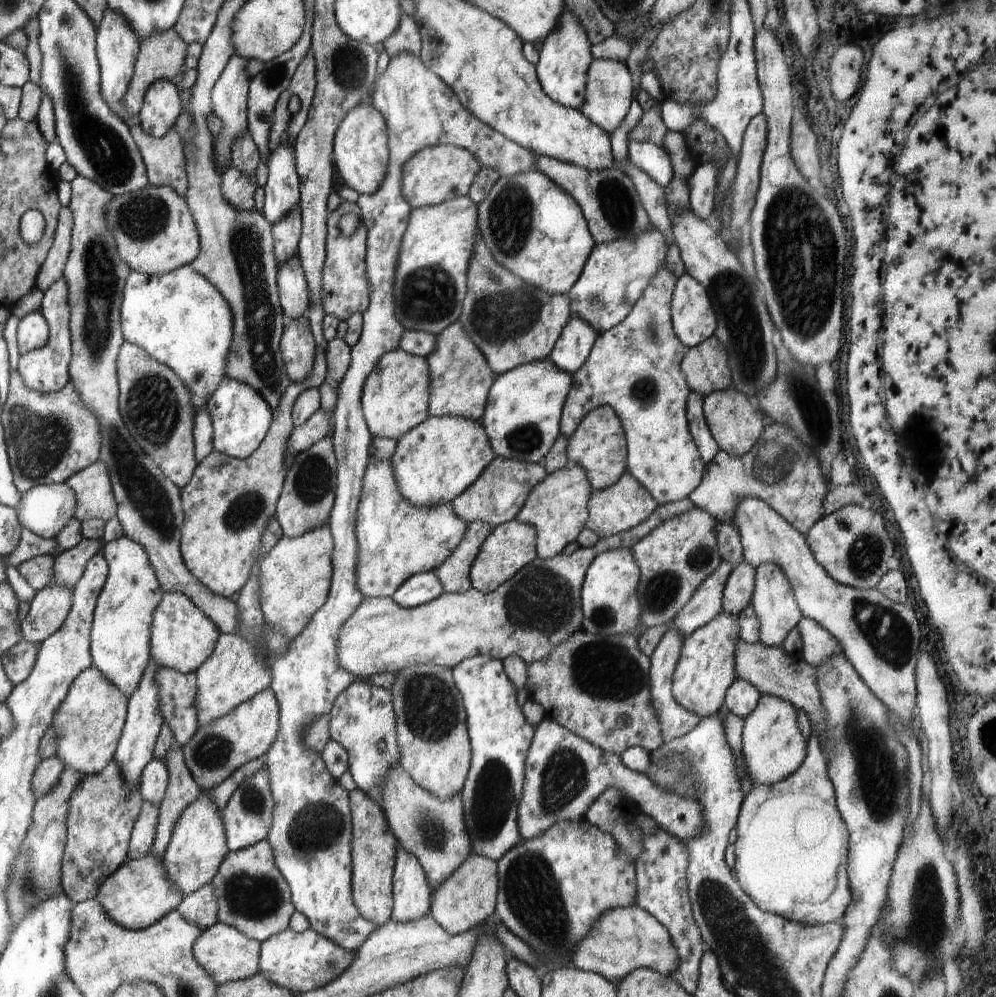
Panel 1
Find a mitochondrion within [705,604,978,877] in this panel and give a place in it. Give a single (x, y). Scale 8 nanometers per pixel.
(876, 762)

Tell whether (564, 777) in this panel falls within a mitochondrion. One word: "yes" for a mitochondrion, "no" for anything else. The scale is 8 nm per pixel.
yes

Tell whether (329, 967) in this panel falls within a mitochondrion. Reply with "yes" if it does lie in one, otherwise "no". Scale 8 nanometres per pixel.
yes

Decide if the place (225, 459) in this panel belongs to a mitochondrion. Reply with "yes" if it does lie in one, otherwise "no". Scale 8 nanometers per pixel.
no

